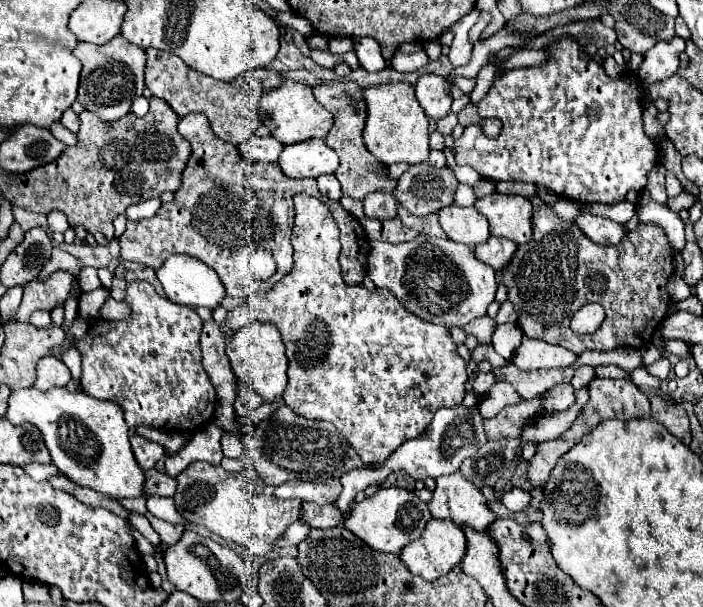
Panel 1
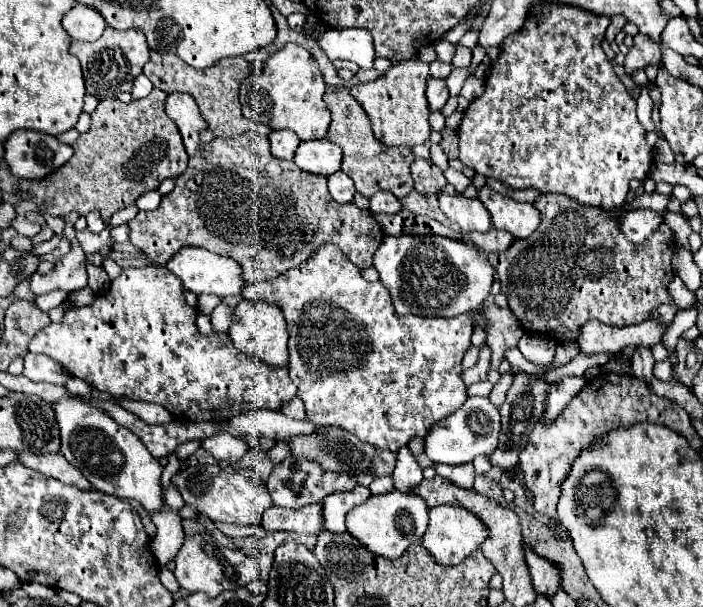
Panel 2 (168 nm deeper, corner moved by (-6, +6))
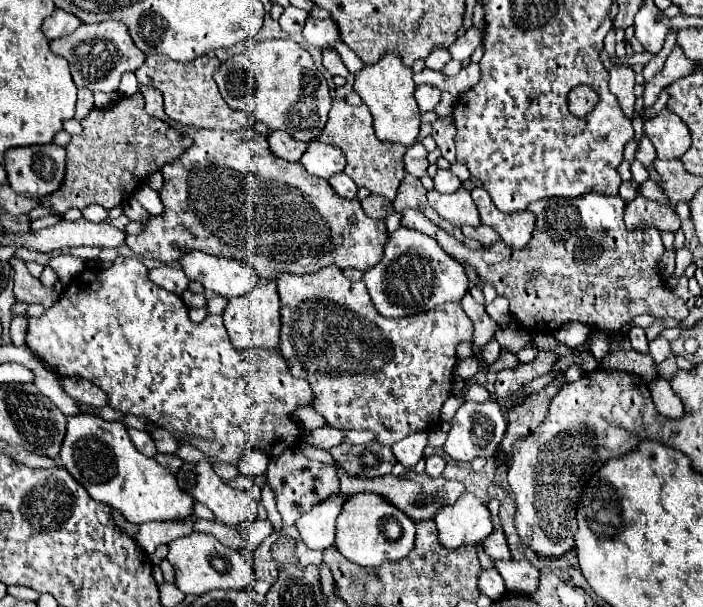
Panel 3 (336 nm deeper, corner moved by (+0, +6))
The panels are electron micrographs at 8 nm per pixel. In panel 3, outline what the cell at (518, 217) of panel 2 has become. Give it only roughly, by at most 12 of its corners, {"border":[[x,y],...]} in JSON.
{"border":[[484,188],[472,198],[480,222],[512,248],[524,248],[534,232],[534,214],[500,212]]}

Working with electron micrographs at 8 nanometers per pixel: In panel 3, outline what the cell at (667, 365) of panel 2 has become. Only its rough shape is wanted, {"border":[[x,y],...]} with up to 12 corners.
{"border":[[658,336],[650,344],[650,356],[656,364],[672,354],[670,342]]}

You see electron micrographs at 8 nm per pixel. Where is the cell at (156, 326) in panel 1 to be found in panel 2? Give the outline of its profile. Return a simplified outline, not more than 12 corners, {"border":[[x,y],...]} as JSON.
{"border":[[124,268],[30,342],[98,390],[194,422],[296,396],[182,280]]}

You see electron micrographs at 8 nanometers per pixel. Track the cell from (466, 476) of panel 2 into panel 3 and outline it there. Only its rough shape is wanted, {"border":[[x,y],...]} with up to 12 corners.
{"border":[[442,454],[426,456],[426,472],[440,476],[446,458]]}

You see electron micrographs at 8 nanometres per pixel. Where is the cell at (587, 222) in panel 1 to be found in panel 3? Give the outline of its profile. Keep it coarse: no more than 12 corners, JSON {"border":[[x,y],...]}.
{"border":[[636,196],[626,202],[628,230],[654,226],[674,234],[680,218],[674,208]]}

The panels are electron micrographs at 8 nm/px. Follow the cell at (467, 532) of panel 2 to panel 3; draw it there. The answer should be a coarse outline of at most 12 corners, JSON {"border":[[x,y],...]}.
{"border":[[470,492],[434,516],[448,550],[494,530],[488,506]]}

